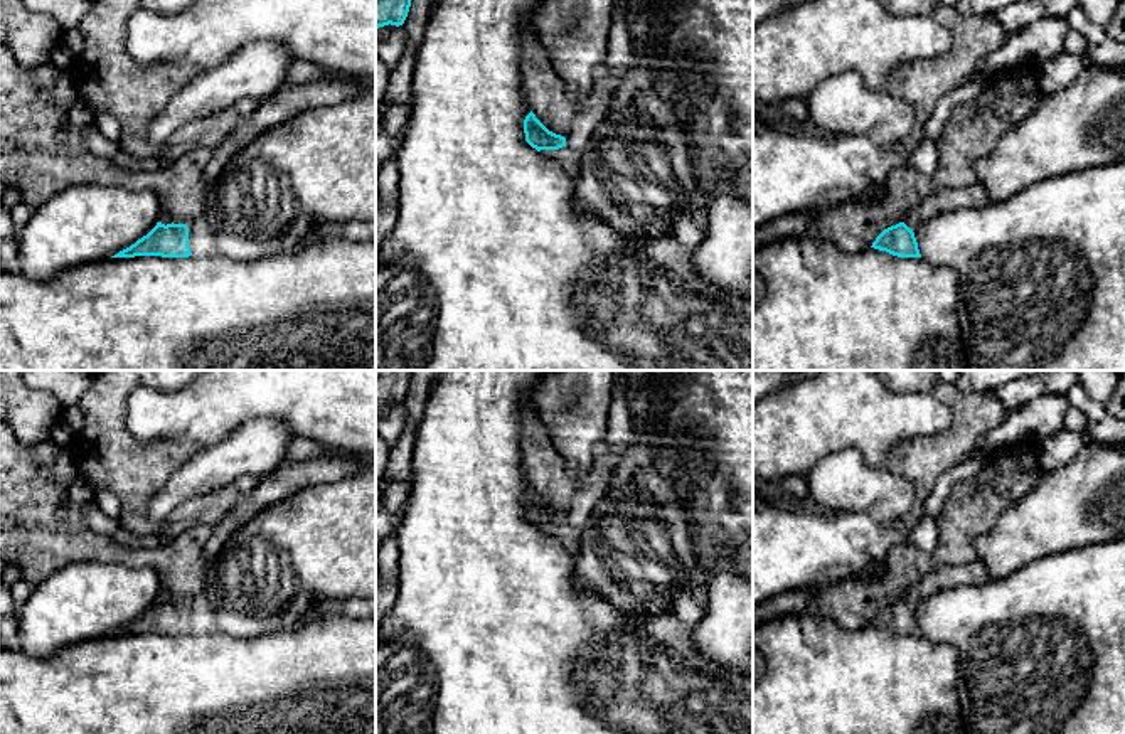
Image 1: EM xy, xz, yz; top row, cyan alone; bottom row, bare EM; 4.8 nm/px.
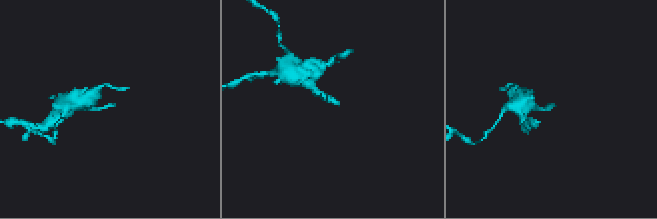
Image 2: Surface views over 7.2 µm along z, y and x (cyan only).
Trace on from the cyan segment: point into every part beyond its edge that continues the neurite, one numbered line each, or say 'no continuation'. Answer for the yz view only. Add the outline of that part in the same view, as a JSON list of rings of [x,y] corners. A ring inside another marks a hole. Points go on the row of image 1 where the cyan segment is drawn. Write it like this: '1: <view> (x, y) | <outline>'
1: yz (974, 196) | [[[975,184],[963,190],[945,190],[941,195],[930,195],[909,214],[906,214],[903,222],[914,232],[920,224],[936,217],[938,214],[948,210],[960,210],[965,207],[980,209],[987,204],[990,202],[985,194],[985,189],[980,184]]]

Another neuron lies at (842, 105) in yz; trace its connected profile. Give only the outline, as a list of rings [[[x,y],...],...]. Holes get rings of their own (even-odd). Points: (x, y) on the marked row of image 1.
[[[854,72],[820,82],[807,98],[808,121],[830,136],[867,136],[876,146],[893,150],[909,136],[913,108],[886,88],[869,89]]]

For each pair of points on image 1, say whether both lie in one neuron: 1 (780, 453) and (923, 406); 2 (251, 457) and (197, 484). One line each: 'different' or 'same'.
1: same
2: same

